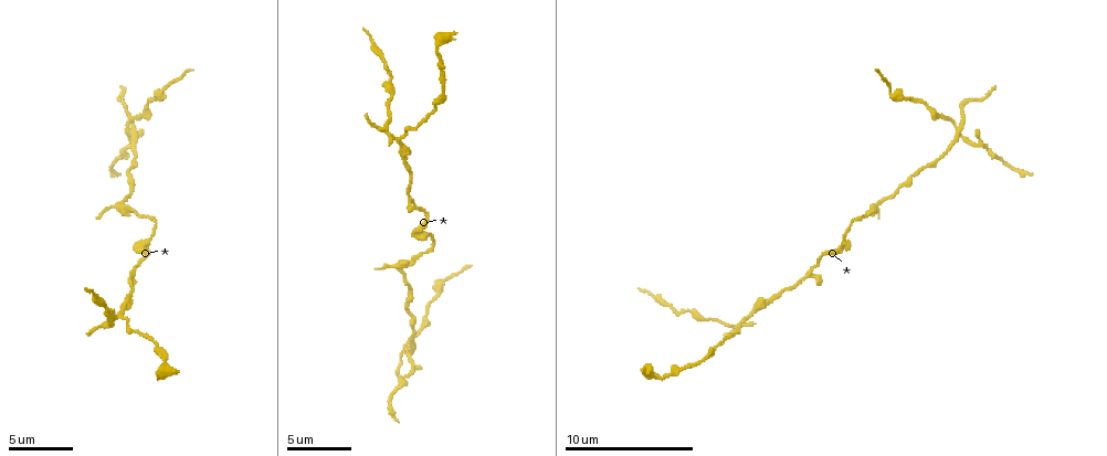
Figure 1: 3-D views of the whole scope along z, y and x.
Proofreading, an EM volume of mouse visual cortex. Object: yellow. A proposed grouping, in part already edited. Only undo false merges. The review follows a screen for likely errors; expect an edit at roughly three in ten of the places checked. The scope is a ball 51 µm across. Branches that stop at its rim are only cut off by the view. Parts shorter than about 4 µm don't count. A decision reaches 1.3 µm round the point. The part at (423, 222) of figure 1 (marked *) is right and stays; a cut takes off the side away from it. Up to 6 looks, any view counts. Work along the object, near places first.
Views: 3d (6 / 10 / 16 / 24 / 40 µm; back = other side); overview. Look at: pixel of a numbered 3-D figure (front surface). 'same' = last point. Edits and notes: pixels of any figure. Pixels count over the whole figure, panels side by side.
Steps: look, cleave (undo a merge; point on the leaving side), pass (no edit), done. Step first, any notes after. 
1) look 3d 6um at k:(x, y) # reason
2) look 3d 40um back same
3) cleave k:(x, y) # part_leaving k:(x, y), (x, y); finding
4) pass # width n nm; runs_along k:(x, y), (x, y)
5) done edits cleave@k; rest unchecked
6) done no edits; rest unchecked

look 3d 16um at 1:(399, 140) # a fork

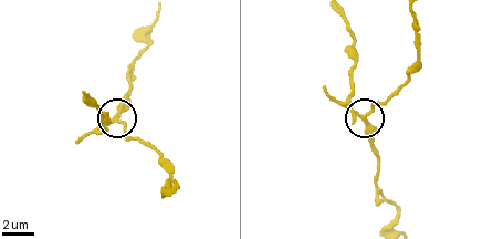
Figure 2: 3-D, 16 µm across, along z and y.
pass # width 220 nm; continuous, no second cell

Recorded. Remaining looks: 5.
look 3d 10um at 1:(398, 269)

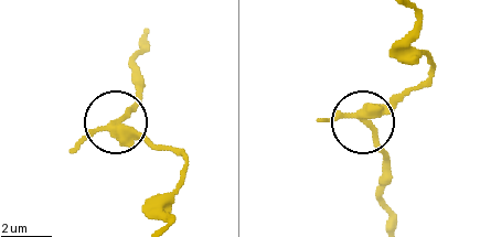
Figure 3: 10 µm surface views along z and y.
pass # width 320 nm; one cell here

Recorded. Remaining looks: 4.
look 3d 10um at 1:(132, 131) # four-way junction

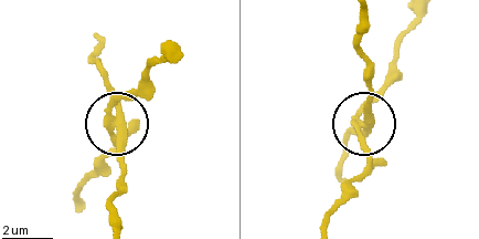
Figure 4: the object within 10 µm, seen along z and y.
cleave 4:(373, 158) # width 290 nm; part_leaving 4:(359, 123), (410, 23); a second cell is stuck on

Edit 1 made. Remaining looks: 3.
done edits cleave@4; rest unchecked

